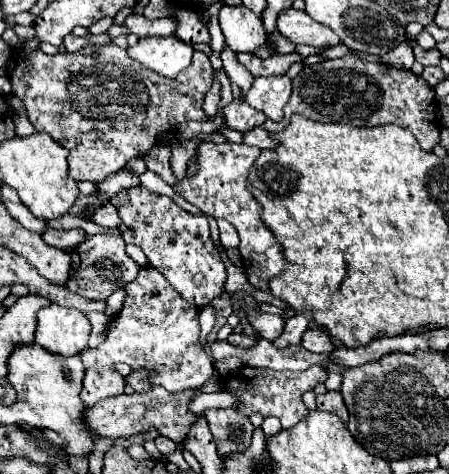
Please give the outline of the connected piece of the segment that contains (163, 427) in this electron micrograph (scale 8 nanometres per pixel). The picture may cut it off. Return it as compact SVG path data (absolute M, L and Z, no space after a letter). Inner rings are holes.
M151 388L147 392L119 394L115 398L101 400L93 408L87 408L85 418L97 436L107 436L107 438L115 440L115 438L135 436L135 434L141 434L147 430L157 430L159 434L171 438L183 450L183 440L187 440L187 428L191 428L191 424L195 424L195 420L199 418L199 414L193 414L189 410L189 404L197 394L201 394L197 388L187 390L187 392L177 392L177 394L171 394L165 388Z

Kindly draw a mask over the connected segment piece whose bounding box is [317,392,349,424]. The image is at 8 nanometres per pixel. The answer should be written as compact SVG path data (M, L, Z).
M327 392L323 396L317 396L317 408L323 412L331 412L331 414L339 416L343 420L343 424L347 424L347 420L349 420L341 392Z

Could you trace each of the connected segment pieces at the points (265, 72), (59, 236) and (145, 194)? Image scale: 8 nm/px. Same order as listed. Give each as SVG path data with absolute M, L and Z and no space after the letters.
M295 52L285 54L285 56L271 56L267 60L259 60L259 56L255 56L255 54L235 54L235 56L255 78L285 75L291 62L301 60L299 54L295 54Z
M47 230L43 234L43 240L55 248L61 250L75 250L81 240L87 240L87 234L83 230Z
M143 186L115 194L111 198L111 204L117 206L119 210L121 216L119 230L123 240L127 244L141 246L149 258L149 264L155 270L159 270L187 302L203 308L213 298L223 294L227 272L211 240L207 216L191 214L177 206L169 196L155 194Z

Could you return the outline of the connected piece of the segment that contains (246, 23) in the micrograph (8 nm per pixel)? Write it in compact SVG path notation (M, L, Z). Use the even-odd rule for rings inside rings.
M223 6L219 10L219 24L227 46L233 52L255 52L267 42L261 18L243 6Z

